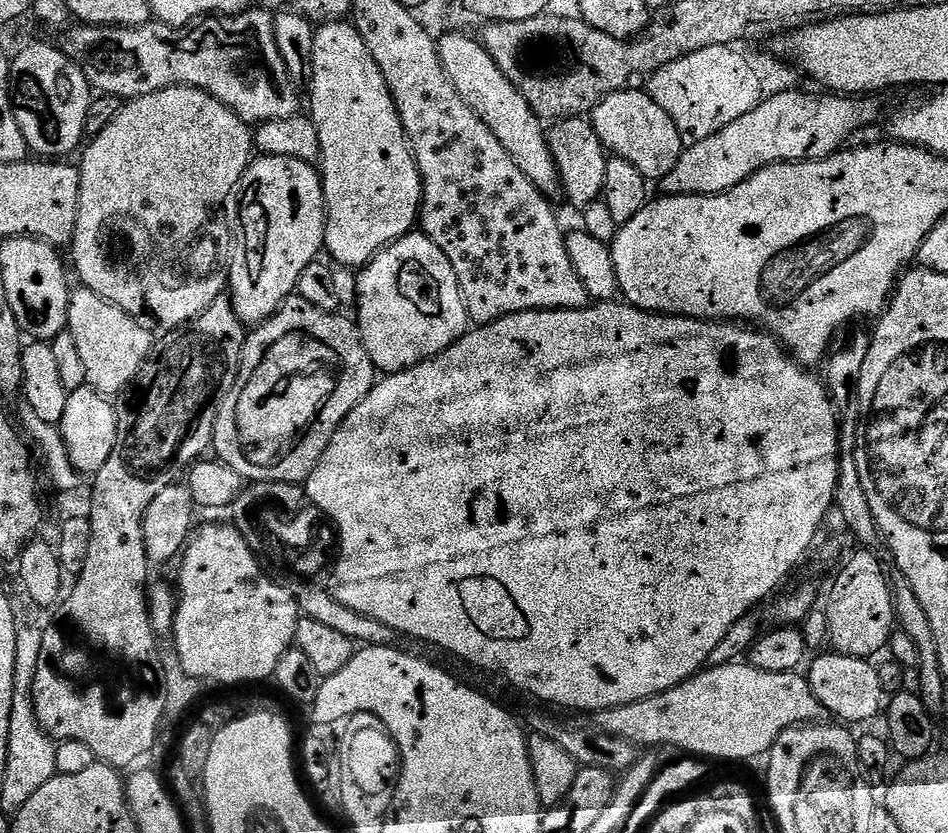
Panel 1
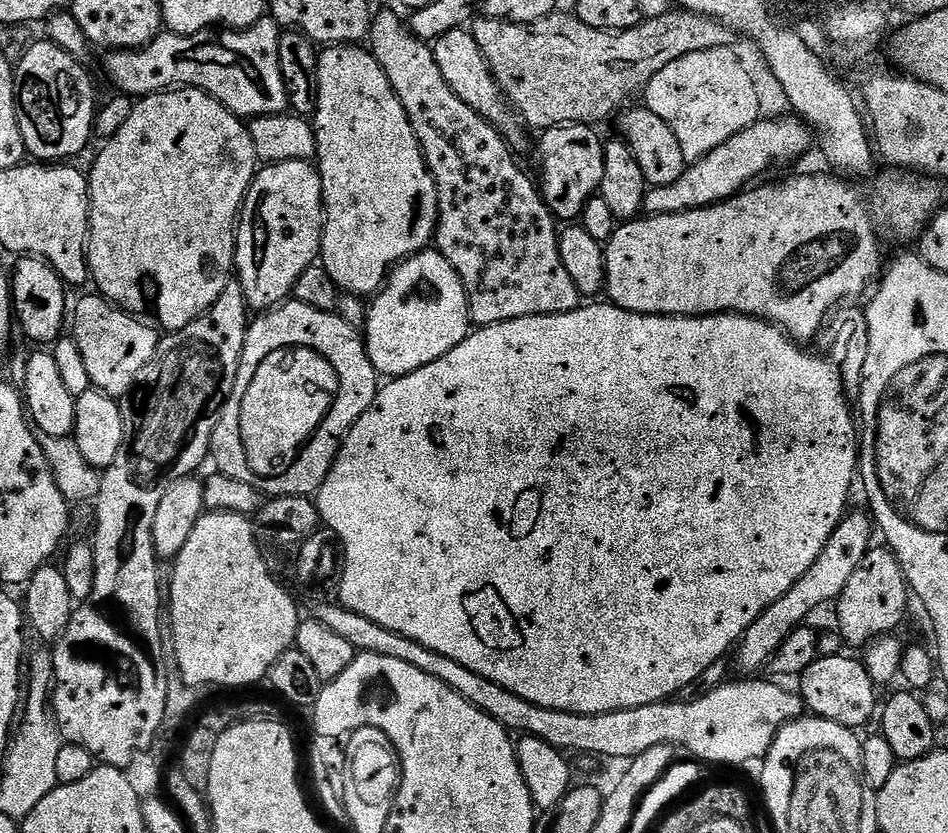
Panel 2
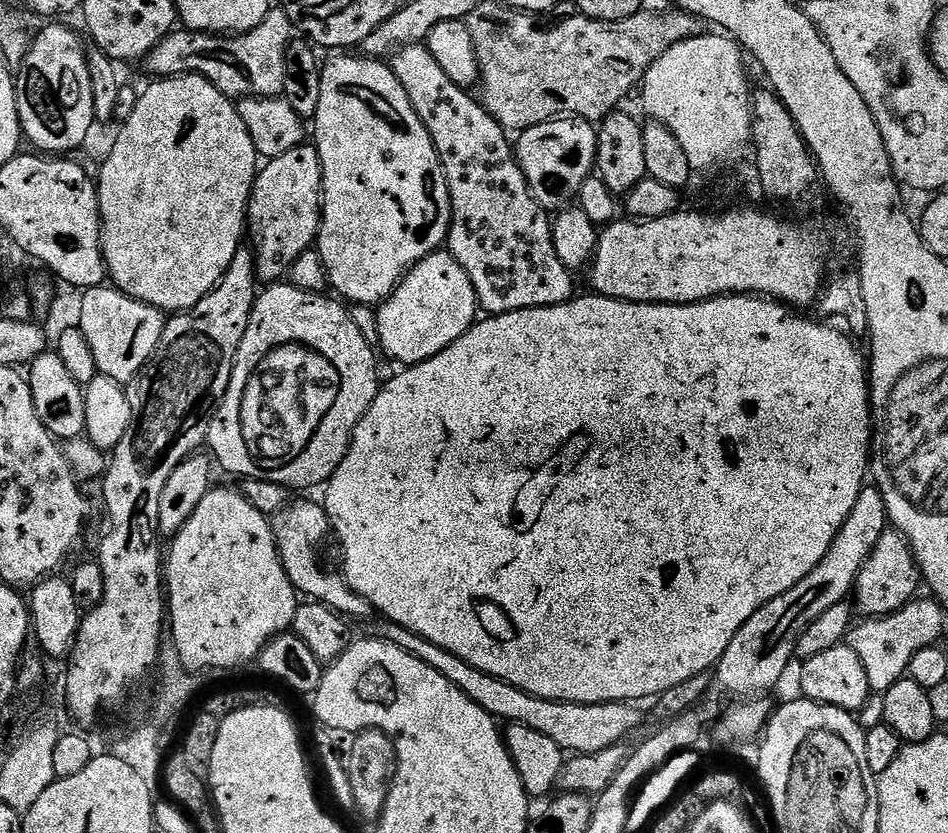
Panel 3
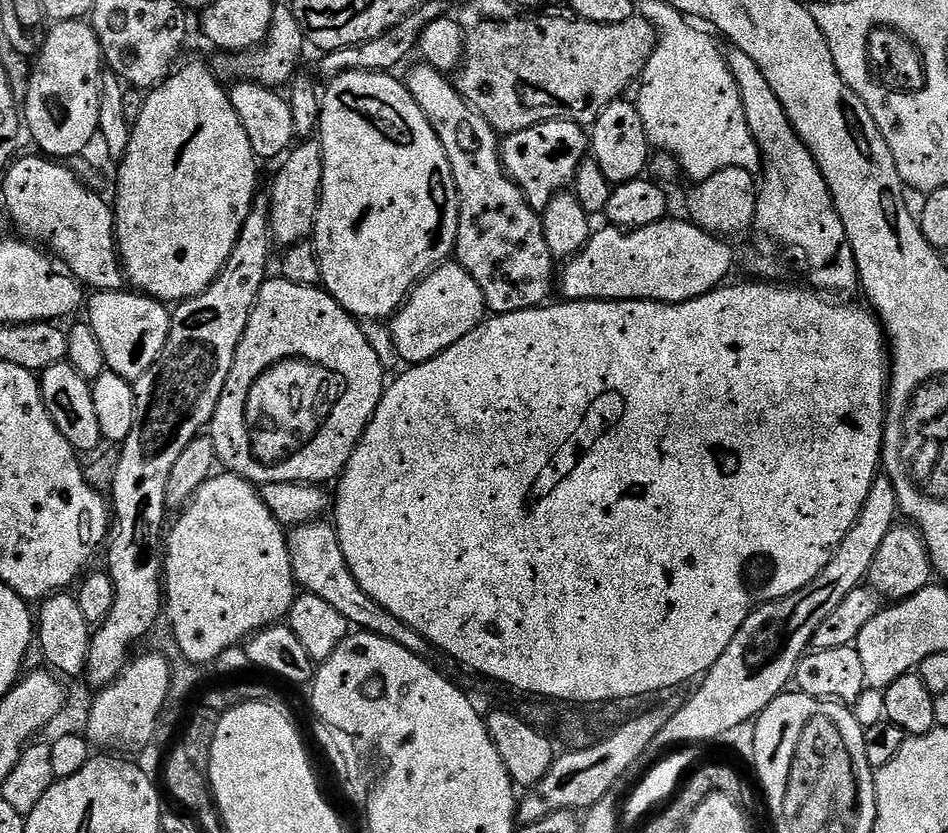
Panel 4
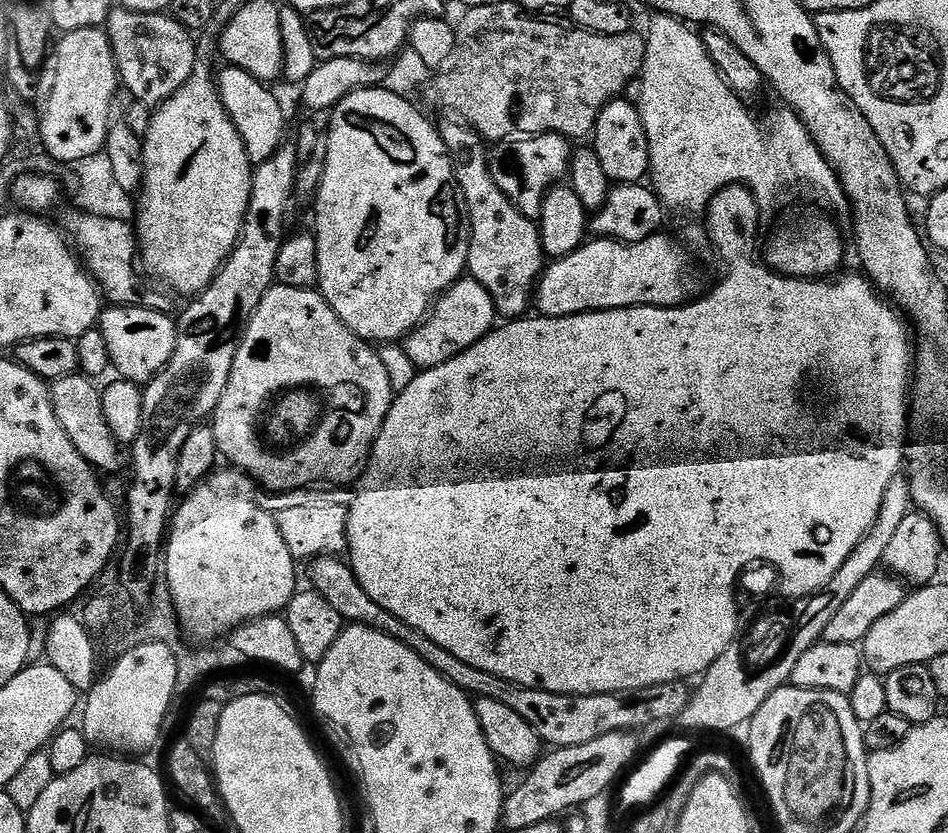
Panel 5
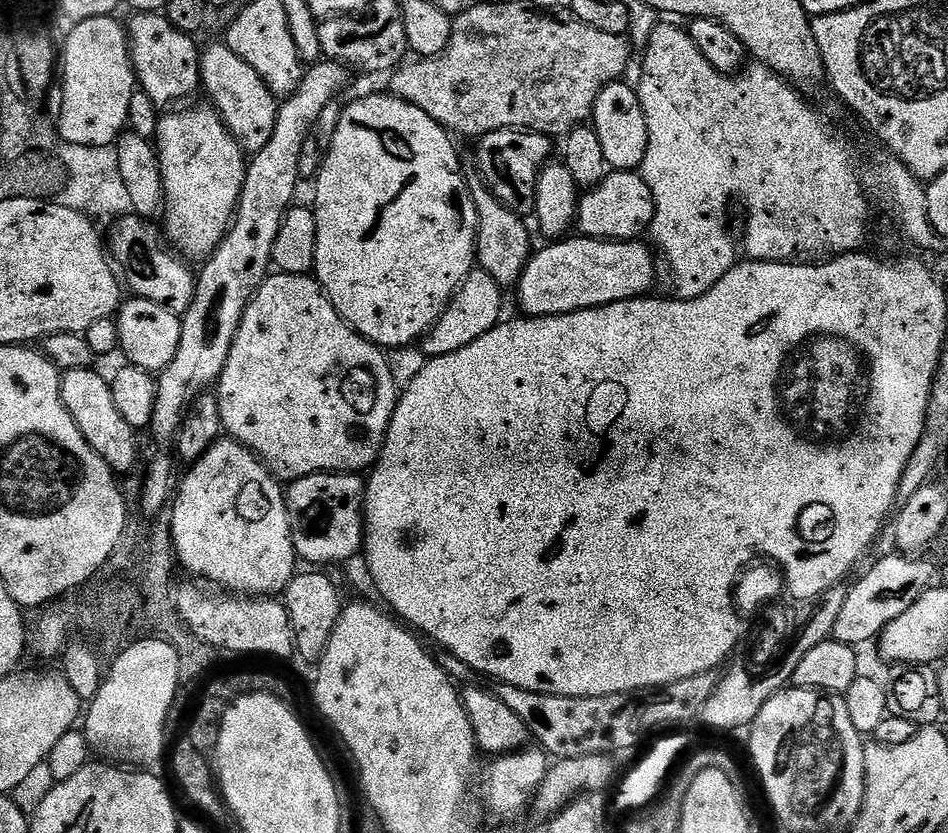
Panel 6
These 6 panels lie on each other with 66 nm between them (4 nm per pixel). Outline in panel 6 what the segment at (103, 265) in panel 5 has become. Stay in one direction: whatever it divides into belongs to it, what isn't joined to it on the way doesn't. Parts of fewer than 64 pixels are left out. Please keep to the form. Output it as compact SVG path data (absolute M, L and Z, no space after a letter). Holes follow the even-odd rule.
M135 214L117 219L111 225L112 237L109 235L106 240L110 259L122 277L123 287L127 291L129 288L133 297L158 302L158 306L166 306L166 310L183 317L196 297L198 276L188 269L189 261L169 247L161 229L152 223L151 219Z

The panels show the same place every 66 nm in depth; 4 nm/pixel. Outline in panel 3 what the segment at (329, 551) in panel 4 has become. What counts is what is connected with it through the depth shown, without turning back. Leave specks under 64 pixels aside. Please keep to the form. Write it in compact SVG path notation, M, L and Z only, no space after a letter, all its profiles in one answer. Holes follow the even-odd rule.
M298 502L291 503L283 511L277 512L272 518L276 545L280 550L283 568L297 593L306 594L307 599L319 604L326 604L339 612L340 615L354 618L373 616L374 610L368 602L349 586L341 573L330 572L318 564L318 546L331 533L328 512L321 503Z

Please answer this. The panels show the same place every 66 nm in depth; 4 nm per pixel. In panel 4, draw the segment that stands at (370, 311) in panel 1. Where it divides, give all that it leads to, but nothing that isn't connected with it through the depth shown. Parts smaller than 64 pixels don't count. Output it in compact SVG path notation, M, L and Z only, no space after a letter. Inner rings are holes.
M445 262L412 289L399 312L391 317L392 344L405 360L405 365L425 364L470 334L470 330L477 328L485 316L484 295L478 282L470 278L460 263Z

